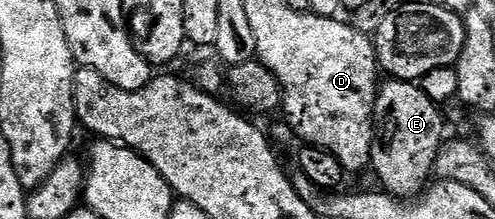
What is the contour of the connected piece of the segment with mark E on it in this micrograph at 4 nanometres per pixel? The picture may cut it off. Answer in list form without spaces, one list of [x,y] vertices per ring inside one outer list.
[[[390,78],[379,87],[374,98],[374,141],[370,163],[372,172],[383,184],[379,185],[391,197],[414,198],[427,187],[438,150],[444,143],[442,112],[443,109],[434,104],[417,83]]]

